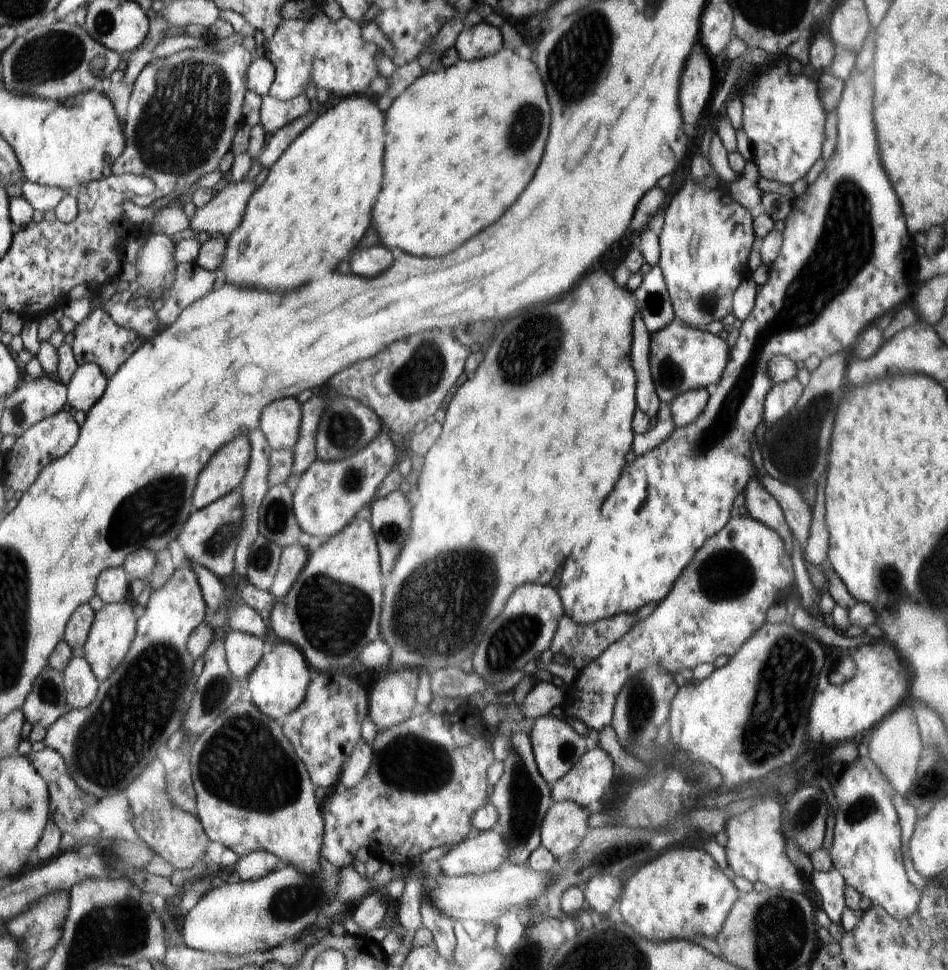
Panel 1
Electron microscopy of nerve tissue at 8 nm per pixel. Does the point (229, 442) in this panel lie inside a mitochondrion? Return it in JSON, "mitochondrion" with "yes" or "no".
{"mitochondrion":"no"}

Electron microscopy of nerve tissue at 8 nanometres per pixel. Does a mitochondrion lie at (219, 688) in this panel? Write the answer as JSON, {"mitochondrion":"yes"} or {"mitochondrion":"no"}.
{"mitochondrion":"yes"}

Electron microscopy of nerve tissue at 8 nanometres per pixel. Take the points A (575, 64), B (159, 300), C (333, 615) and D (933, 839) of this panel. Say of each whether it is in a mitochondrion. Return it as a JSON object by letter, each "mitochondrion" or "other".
{"A":"mitochondrion","B":"mitochondrion","C":"mitochondrion","D":"other"}

